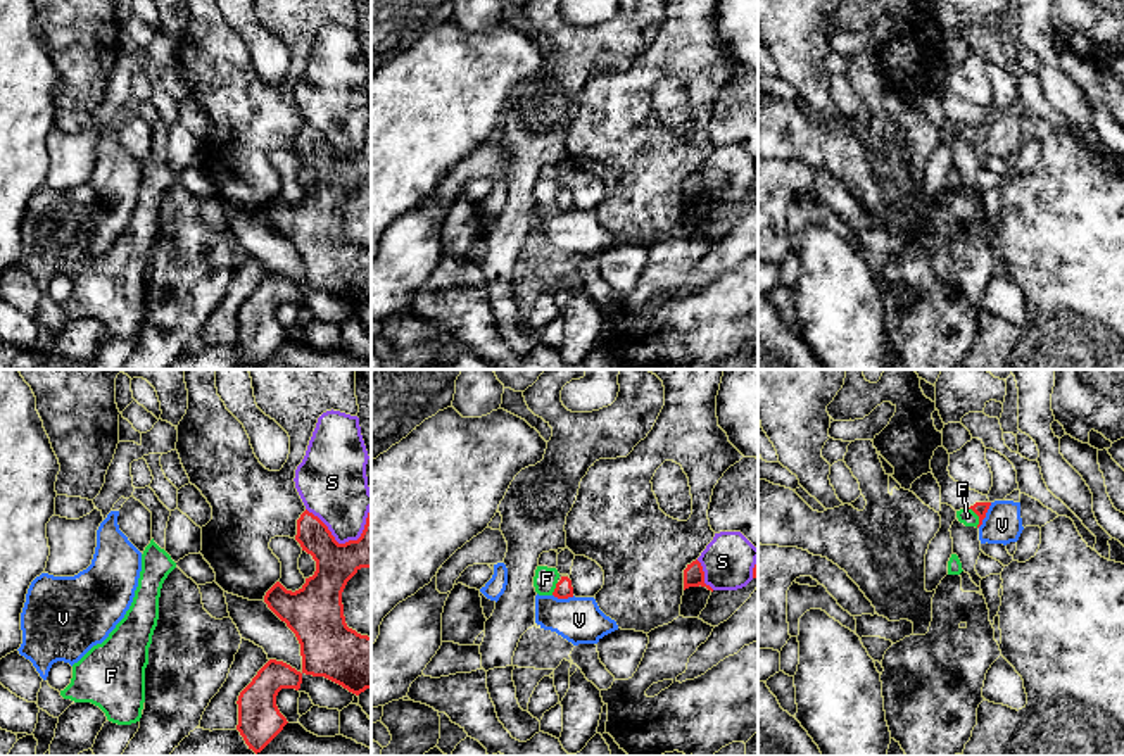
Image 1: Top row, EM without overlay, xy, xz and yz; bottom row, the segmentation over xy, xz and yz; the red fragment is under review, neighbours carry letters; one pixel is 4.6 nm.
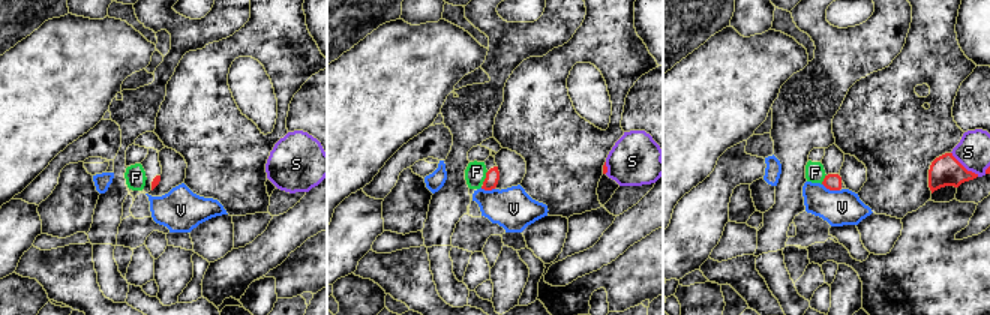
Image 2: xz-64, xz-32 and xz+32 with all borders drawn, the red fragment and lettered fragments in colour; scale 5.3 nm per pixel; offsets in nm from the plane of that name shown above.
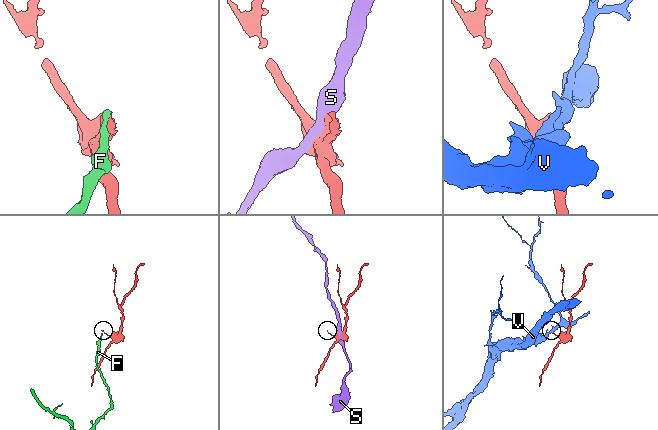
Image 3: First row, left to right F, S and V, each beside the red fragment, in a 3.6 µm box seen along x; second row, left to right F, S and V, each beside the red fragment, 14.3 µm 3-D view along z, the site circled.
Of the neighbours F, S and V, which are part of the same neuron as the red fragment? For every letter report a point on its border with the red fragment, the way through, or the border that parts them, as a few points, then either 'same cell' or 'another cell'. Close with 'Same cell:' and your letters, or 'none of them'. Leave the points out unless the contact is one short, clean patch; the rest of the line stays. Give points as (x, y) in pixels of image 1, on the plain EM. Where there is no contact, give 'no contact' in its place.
F: contact yz (978, 128); border yz (967, 121), (978, 130), (978, 140); another cell
S: contact xy (346, 156); another cell
V: contact yz (985, 128); border yz (991, 116), (978, 140); another cell
Same cell: none of them

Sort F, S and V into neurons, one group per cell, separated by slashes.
F / S / V

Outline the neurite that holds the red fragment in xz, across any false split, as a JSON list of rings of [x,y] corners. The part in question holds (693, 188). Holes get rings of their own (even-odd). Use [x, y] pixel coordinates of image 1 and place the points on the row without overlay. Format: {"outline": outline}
{"outline": [[[696,173],[687,181],[684,183],[684,204],[689,200],[706,200],[708,204],[713,205],[710,198],[704,197],[704,185],[701,176]]]}

